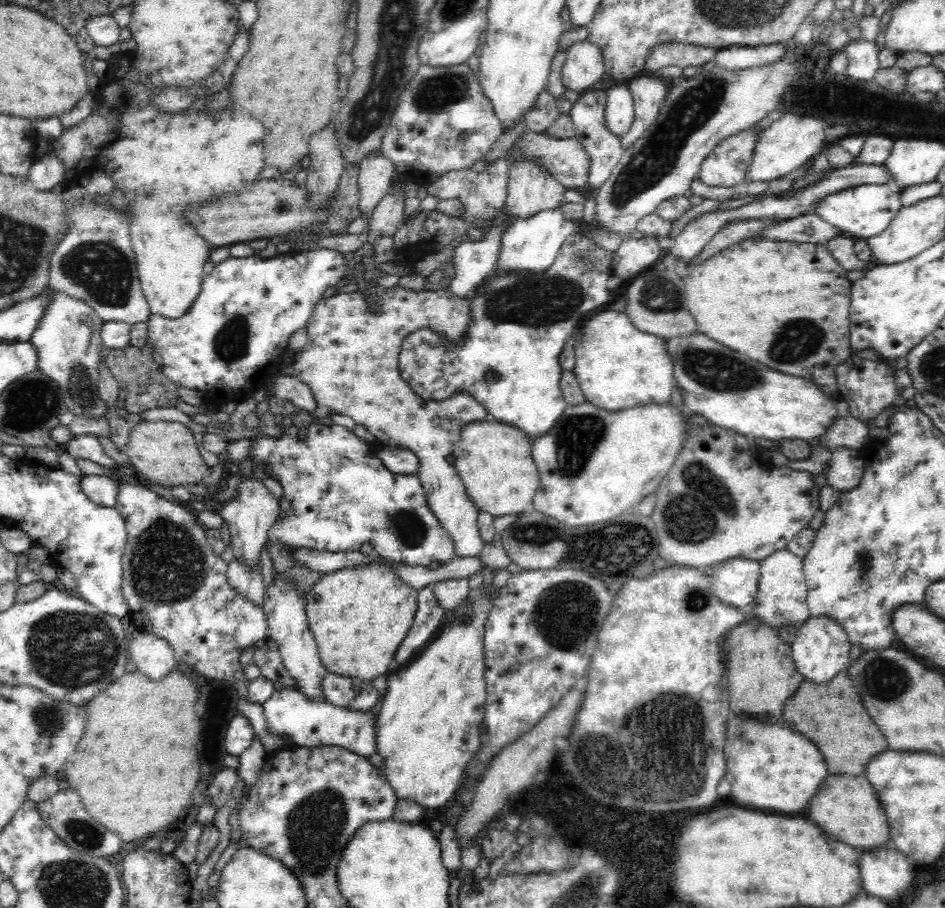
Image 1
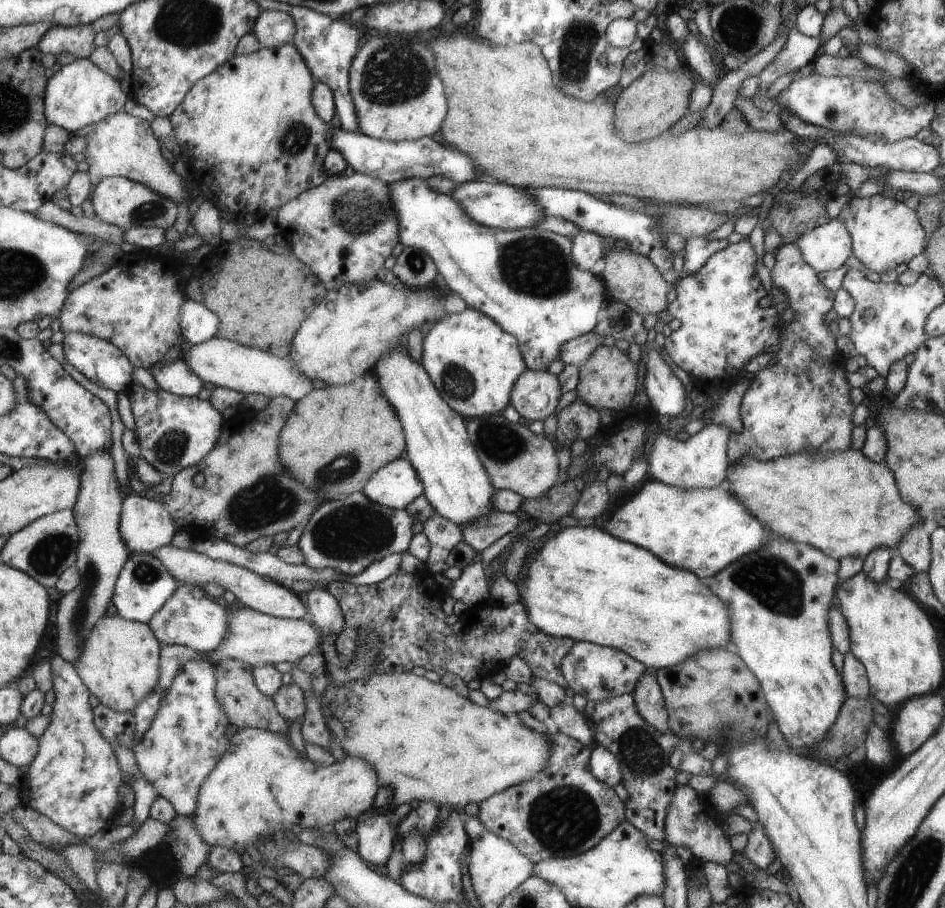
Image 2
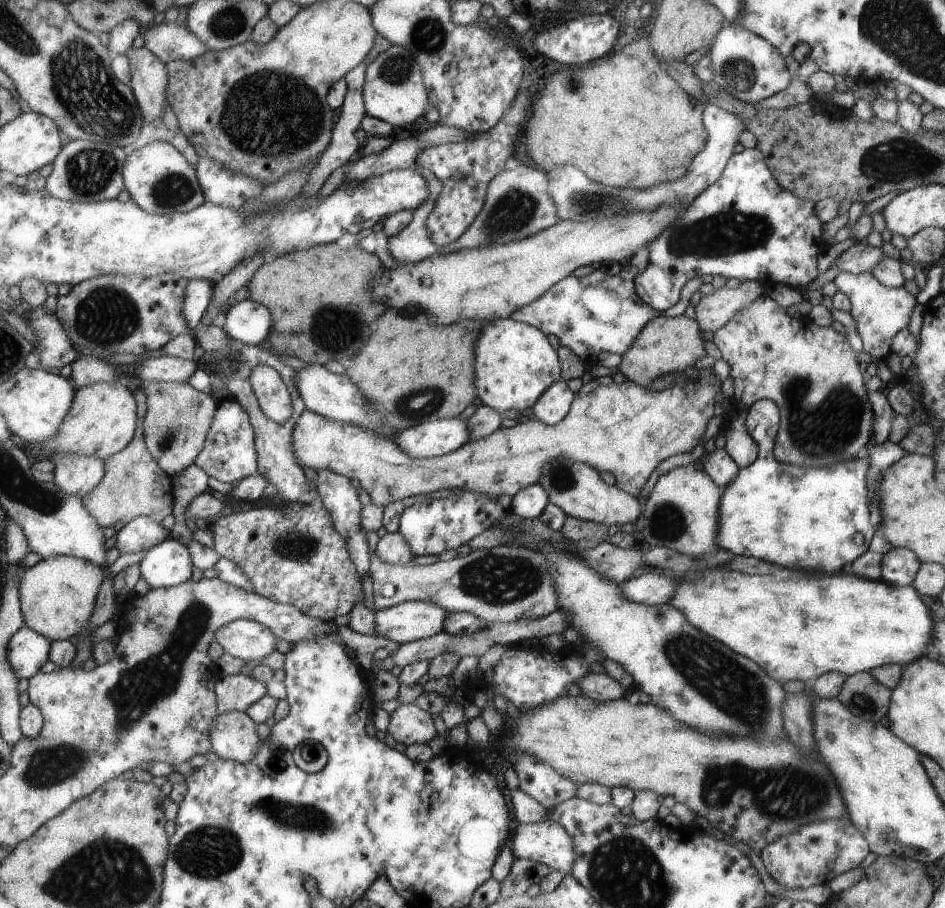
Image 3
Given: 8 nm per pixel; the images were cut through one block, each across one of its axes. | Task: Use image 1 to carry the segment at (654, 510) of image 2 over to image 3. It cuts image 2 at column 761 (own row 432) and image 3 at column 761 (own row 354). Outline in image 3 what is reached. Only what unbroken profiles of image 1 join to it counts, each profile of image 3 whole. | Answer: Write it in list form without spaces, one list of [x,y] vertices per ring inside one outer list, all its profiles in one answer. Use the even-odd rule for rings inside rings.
[[[772,400],[752,402],[745,414],[743,425],[757,445],[756,460],[741,467],[724,486],[719,504],[719,533],[716,546],[740,557],[756,558],[791,570],[819,570],[835,572],[844,564],[852,563],[868,549],[873,528],[869,524],[865,470],[867,456],[831,463],[827,467],[796,467],[776,460],[772,448],[778,431],[779,411]]]

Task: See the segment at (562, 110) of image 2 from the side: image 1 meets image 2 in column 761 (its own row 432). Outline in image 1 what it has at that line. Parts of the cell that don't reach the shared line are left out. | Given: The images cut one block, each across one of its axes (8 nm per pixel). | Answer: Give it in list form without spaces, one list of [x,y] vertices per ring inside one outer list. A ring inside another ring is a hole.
[[[140,422],[132,429],[132,436],[124,444],[124,452],[128,455],[137,475],[147,477],[153,484],[162,486],[192,486],[202,484],[204,478],[211,476],[211,469],[198,452],[196,441],[192,438],[193,432],[180,422]]]

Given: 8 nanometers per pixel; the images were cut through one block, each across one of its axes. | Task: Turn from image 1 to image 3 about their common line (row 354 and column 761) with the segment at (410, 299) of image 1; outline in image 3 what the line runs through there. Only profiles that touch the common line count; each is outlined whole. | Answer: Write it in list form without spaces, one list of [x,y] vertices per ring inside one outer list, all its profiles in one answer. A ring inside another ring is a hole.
[[[764,293],[757,297],[751,305],[747,305],[745,308],[737,310],[737,312],[720,329],[717,329],[712,334],[712,342],[720,350],[721,359],[729,365],[728,377],[731,378],[734,386],[734,393],[730,398],[730,402],[728,403],[726,410],[723,412],[723,424],[720,433],[723,438],[725,438],[725,452],[727,452],[727,454],[736,462],[736,465],[739,468],[746,467],[756,460],[757,445],[745,430],[743,420],[752,402],[759,401],[761,399],[772,400],[779,411],[780,419],[778,423],[778,431],[774,438],[772,448],[773,456],[777,461],[795,465],[796,467],[823,468],[827,467],[831,463],[856,459],[858,455],[861,454],[862,448],[865,447],[867,440],[869,440],[869,436],[871,436],[872,422],[874,418],[870,402],[867,399],[867,396],[865,396],[865,384],[863,384],[861,372],[859,372],[859,368],[857,368],[857,354],[851,348],[850,342],[845,338],[845,336],[836,332],[831,328],[831,326],[818,327],[814,322],[811,322],[811,319],[807,315],[804,315],[801,318],[789,317],[784,307],[777,306],[776,302]]]

